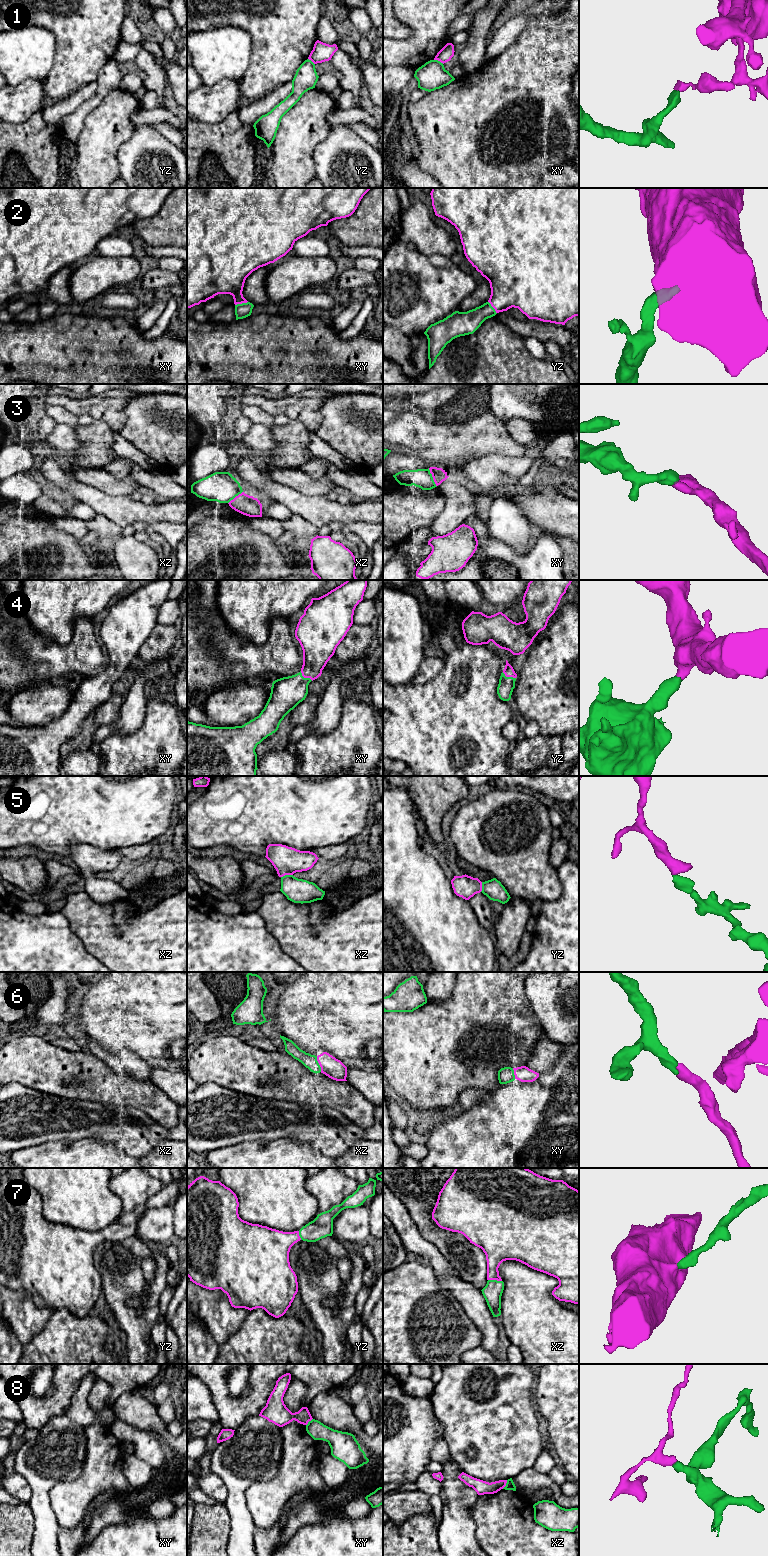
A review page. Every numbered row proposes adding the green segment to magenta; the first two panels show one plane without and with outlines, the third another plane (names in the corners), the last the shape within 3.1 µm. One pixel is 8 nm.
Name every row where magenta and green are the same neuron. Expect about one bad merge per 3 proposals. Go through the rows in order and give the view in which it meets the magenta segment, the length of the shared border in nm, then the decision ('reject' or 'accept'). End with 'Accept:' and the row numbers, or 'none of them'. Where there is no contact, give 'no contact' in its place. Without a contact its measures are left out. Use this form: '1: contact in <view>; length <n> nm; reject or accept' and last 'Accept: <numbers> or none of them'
1: contact in xy; length 90 nm; reject
2: contact in xy; length 110 nm; accept
3: contact in xy; length 170 nm; reject
4: contact in xy; length 130 nm; accept
5: contact in xz; length 100 nm; accept
6: contact in xz; length 130 nm; accept
7: contact in xz; length 110 nm; accept
8: contact in xz; length 80 nm; reject
Accept: 2, 4, 5, 6, 7

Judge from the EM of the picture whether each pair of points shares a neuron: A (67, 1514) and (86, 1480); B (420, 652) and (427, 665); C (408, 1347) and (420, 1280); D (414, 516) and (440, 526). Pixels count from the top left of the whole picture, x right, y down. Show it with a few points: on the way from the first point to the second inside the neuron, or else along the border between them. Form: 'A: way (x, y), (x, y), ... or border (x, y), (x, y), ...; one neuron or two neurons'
A: way (70, 1506), (70, 1502), (84, 1488); one neuron
B: border (428, 653), (420, 663), (419, 670), (414, 679); two neurons
C: way (402, 1330), (403, 1297); one neuron
D: border (440, 511), (428, 526); two neurons

